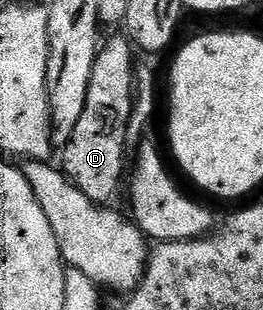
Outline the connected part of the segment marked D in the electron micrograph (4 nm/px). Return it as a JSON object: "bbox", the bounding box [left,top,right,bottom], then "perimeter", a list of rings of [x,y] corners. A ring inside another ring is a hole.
{"bbox":[60,37,136,204],"perimeter":[[[121,37],[110,38],[107,42],[105,39],[99,49],[96,64],[92,64],[92,80],[88,84],[88,100],[84,100],[84,112],[72,131],[72,140],[60,150],[62,173],[84,192],[84,196],[88,196],[88,200],[99,204],[113,203],[118,181],[121,178],[123,181],[128,170],[126,137],[136,93],[136,50],[129,37]]]}

